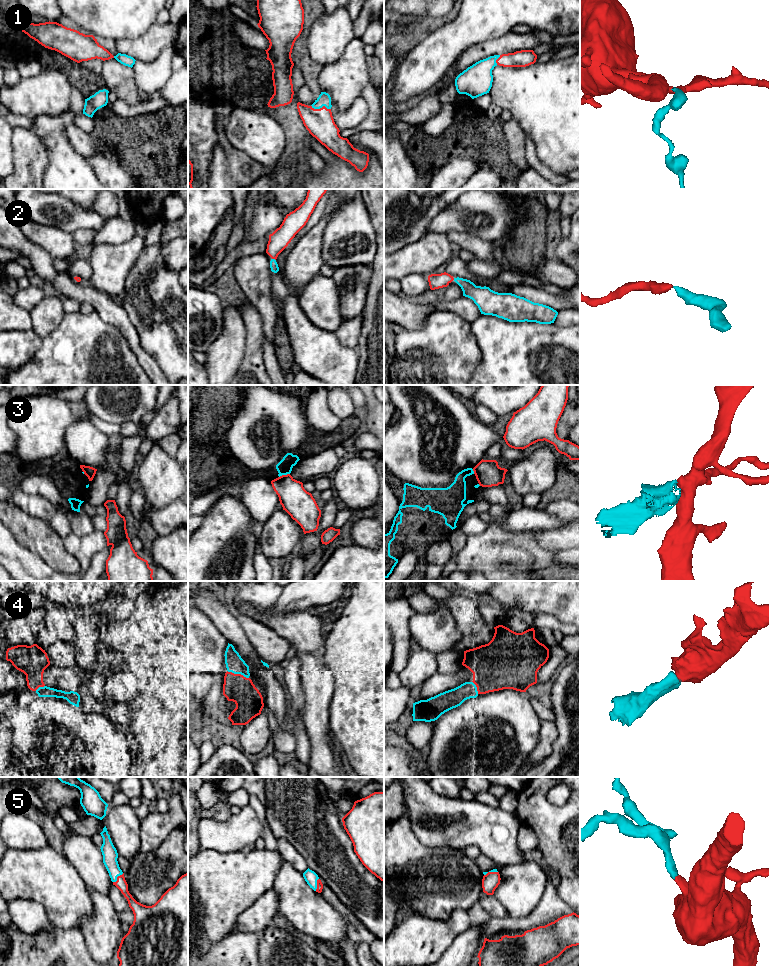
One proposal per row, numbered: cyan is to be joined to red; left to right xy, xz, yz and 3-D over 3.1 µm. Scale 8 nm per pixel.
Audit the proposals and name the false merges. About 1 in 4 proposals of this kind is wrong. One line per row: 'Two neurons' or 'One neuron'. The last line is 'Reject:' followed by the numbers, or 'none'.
1: One neuron
2: One neuron
3: Two neurons
4: One neuron
5: One neuron
Reject: 3

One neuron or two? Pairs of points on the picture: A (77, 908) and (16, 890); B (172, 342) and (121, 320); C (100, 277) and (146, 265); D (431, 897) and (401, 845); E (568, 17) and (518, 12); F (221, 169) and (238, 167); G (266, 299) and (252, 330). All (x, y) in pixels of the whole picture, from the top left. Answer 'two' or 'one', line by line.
A: one
B: two
C: two
D: one
E: one
F: two
G: two

